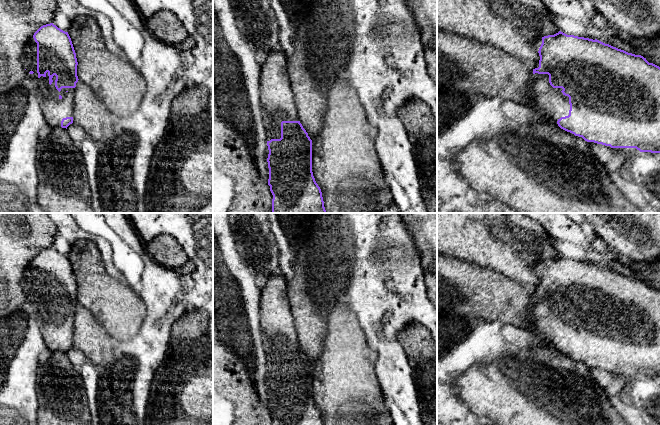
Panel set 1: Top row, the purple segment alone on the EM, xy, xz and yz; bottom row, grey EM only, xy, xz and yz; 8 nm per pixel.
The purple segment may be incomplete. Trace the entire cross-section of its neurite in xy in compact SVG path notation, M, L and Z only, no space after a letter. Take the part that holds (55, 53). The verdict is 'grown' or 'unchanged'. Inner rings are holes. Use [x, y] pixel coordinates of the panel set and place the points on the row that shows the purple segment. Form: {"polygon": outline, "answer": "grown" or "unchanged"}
{"polygon": "M53 23L41 26L24 47L21 58L26 75L37 89L40 108L46 123L52 128L66 128L73 123L74 94L77 76L76 53L68 32Z", "answer": "grown"}

